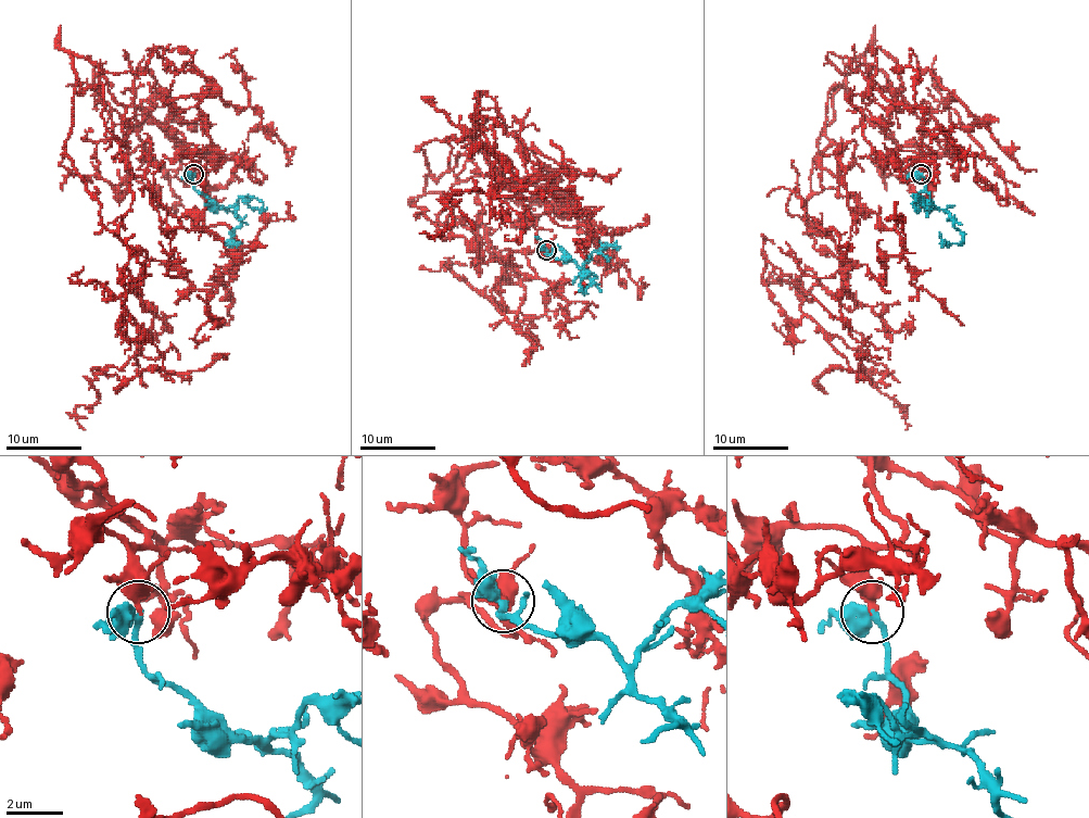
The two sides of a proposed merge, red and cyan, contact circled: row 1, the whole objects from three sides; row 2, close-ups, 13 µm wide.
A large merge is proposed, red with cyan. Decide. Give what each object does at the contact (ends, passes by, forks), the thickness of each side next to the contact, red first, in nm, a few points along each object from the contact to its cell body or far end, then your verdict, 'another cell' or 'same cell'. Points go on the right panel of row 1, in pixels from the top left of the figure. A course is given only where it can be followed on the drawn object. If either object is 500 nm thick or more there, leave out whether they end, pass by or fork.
red passes by; cyan passes by; calibres 300 and 380 nm; course red (921, 173), (921, 134), (947, 135), (856, 58), (805, 205), (845, 291), (797, 285), (906, 429); course cyan (921, 173), (929, 194), (929, 205), (945, 209), (962, 239), (958, 243), (947, 243), (939, 231); same cell

